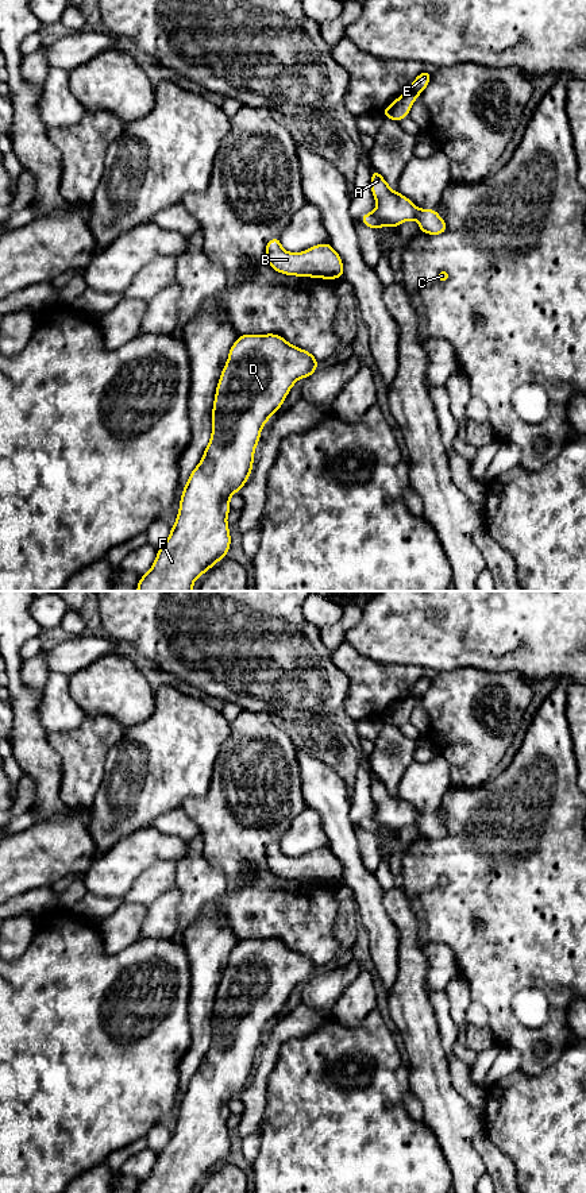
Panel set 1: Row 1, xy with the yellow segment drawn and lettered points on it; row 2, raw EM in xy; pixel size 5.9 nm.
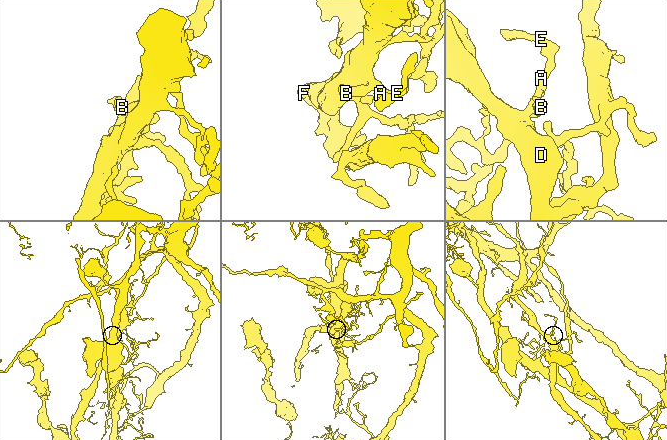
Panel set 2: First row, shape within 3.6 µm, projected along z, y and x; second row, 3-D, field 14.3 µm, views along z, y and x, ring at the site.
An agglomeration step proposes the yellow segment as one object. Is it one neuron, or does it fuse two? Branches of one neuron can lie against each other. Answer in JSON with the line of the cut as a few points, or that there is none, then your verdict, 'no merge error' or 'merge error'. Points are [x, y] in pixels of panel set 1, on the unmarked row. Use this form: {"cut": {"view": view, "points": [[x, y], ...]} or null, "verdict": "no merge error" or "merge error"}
{"cut": {"view": "xy", "points": [[419, 814], [415, 822]]}, "verdict": "merge error"}

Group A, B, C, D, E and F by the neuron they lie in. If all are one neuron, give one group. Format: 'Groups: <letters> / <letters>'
Groups: A B D E F / C

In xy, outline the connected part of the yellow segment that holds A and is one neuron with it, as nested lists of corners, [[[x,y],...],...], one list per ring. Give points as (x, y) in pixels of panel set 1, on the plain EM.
[[[375,773],[371,776],[371,798],[377,812],[361,822],[365,830],[378,835],[382,830],[398,833],[401,827],[416,823],[419,812],[404,799],[393,796]]]

